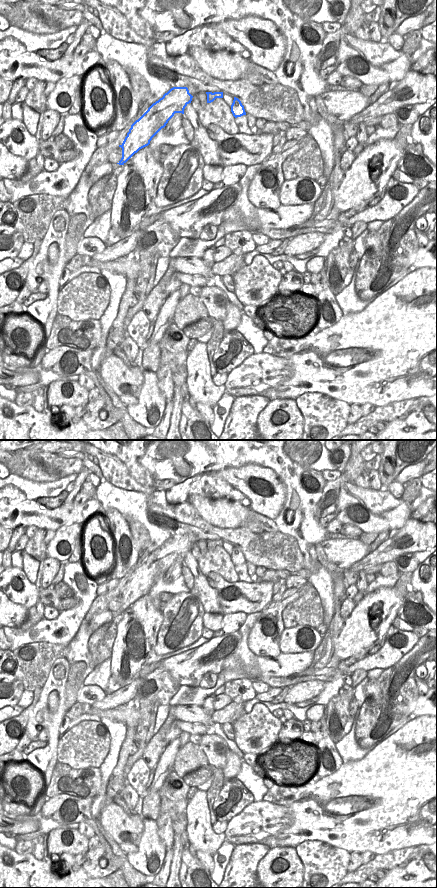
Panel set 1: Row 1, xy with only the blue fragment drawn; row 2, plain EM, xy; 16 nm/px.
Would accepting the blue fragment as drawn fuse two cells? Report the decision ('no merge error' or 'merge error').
merge error

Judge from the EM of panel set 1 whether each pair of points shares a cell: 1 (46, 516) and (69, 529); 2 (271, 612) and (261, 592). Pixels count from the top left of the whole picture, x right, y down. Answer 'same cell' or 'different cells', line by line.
1: different cells
2: different cells

